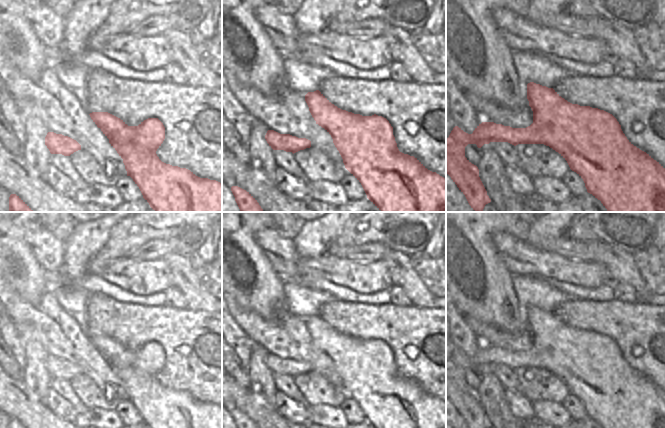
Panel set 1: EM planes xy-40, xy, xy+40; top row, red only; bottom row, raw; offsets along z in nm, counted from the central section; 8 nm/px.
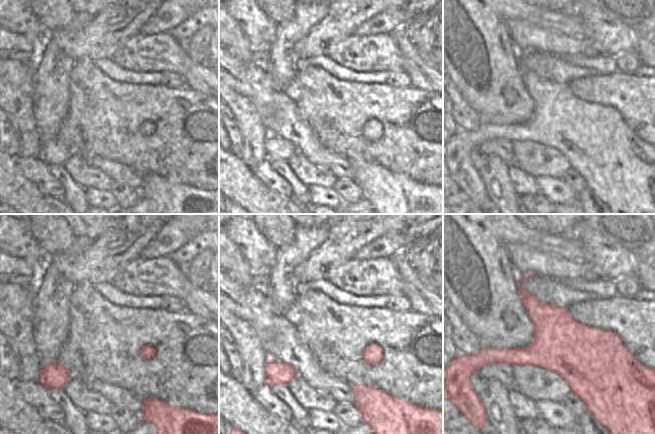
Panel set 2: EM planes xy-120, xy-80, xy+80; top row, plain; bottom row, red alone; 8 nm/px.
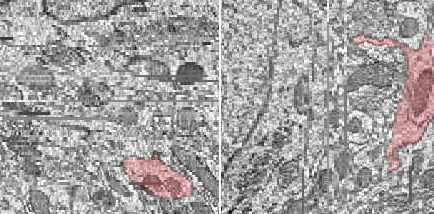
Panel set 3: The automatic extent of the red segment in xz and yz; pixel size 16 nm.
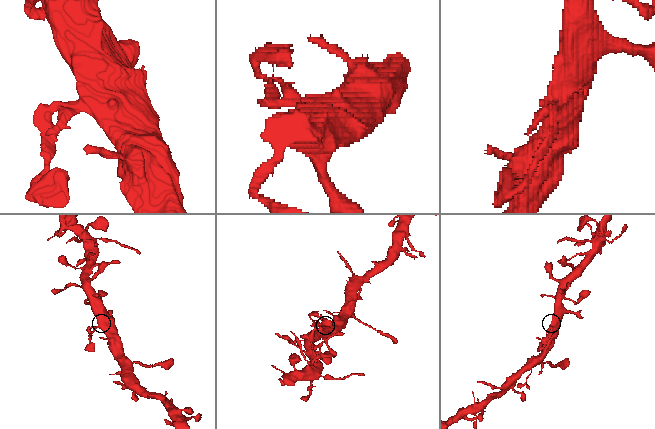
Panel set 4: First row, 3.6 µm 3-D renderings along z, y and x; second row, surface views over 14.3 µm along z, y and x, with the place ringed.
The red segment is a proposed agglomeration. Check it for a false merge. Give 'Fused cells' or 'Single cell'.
Fused cells

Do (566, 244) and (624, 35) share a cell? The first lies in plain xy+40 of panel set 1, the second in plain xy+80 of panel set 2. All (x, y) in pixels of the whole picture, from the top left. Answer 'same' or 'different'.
different

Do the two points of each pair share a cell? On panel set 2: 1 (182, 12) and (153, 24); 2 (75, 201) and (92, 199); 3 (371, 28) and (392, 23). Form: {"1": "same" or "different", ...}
{"1": "same", "2": "different", "3": "same"}

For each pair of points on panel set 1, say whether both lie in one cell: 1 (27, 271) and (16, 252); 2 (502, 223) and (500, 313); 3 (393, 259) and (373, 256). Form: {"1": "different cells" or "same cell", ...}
{"1": "same cell", "2": "same cell", "3": "different cells"}

